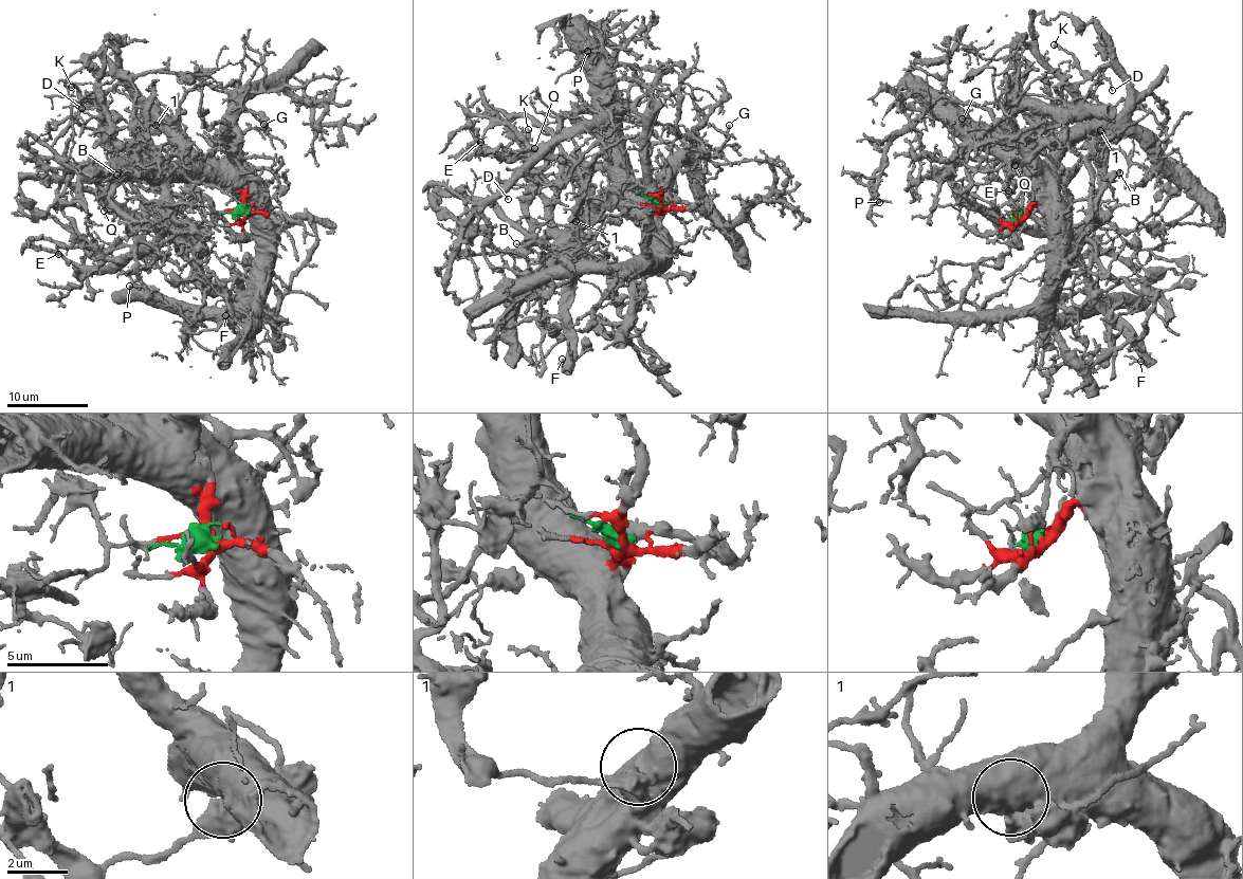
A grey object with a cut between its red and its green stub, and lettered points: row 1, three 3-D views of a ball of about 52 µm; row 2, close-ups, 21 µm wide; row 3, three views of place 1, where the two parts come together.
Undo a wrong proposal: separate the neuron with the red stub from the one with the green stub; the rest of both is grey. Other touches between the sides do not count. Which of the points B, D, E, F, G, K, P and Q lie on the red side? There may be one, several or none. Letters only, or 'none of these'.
E, G, K, P, Q

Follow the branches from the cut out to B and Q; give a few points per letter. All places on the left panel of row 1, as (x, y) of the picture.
B: (244, 211), (205, 213), (189, 186), (178, 212), (188, 226), (174, 230), (158, 218), (128, 178), (116, 175)
Q: (244, 211), (241, 191), (197, 181), (168, 167), (145, 164), (113, 167), (98, 181), (96, 193), (103, 211)

